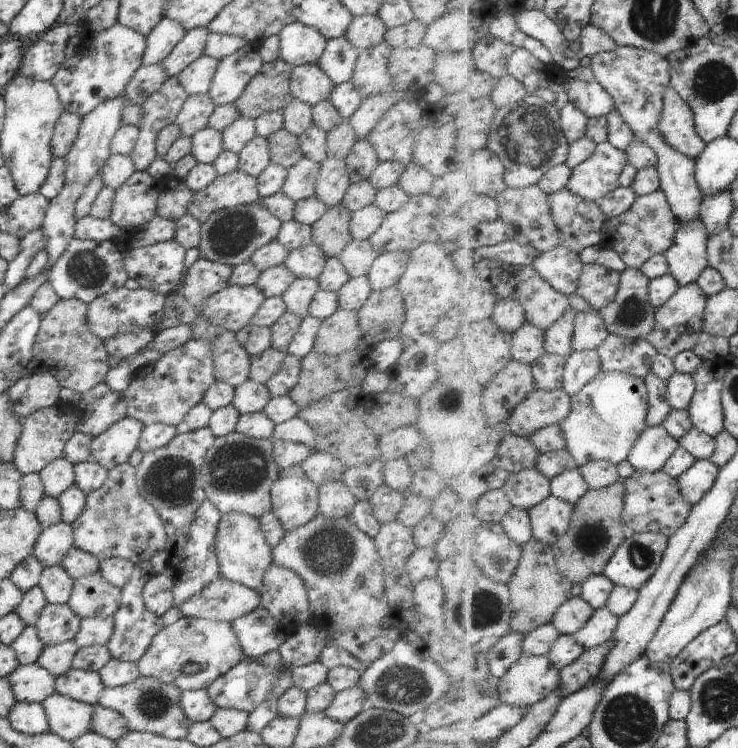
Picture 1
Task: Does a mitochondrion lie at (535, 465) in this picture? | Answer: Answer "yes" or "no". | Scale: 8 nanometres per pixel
no

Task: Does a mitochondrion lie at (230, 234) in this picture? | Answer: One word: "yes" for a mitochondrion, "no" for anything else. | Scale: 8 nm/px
yes

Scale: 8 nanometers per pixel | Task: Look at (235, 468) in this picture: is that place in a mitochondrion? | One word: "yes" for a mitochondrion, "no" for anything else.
yes

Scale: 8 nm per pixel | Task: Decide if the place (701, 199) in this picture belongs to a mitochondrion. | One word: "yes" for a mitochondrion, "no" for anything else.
no

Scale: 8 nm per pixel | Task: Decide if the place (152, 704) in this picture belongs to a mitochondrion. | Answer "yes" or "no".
yes

